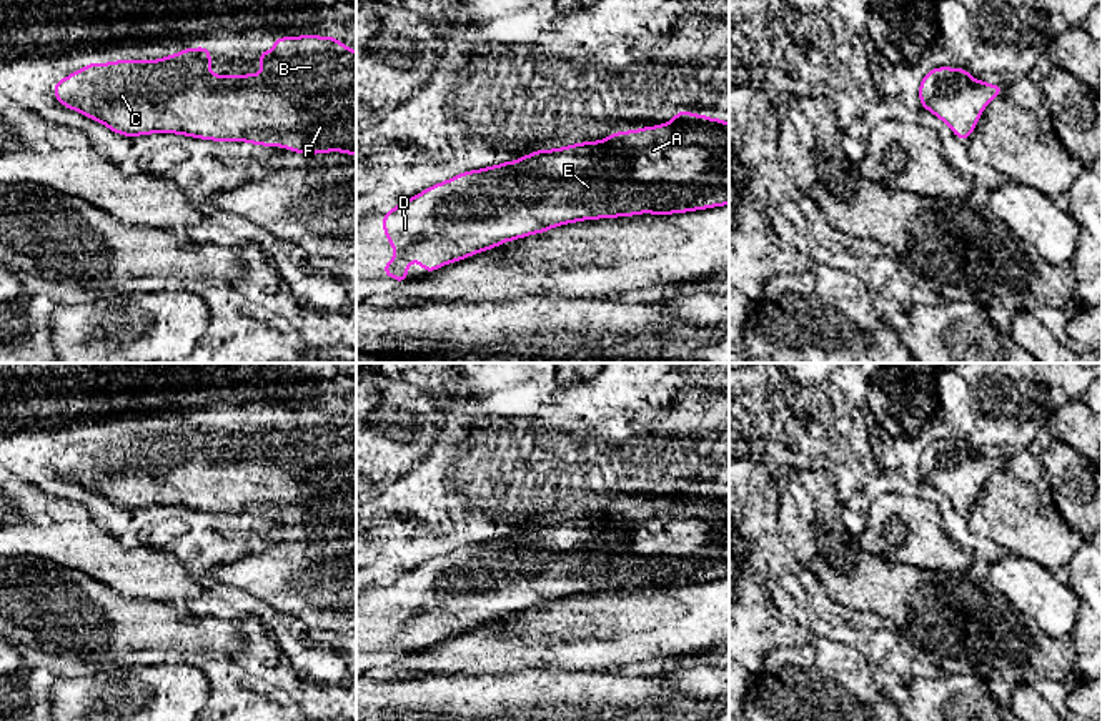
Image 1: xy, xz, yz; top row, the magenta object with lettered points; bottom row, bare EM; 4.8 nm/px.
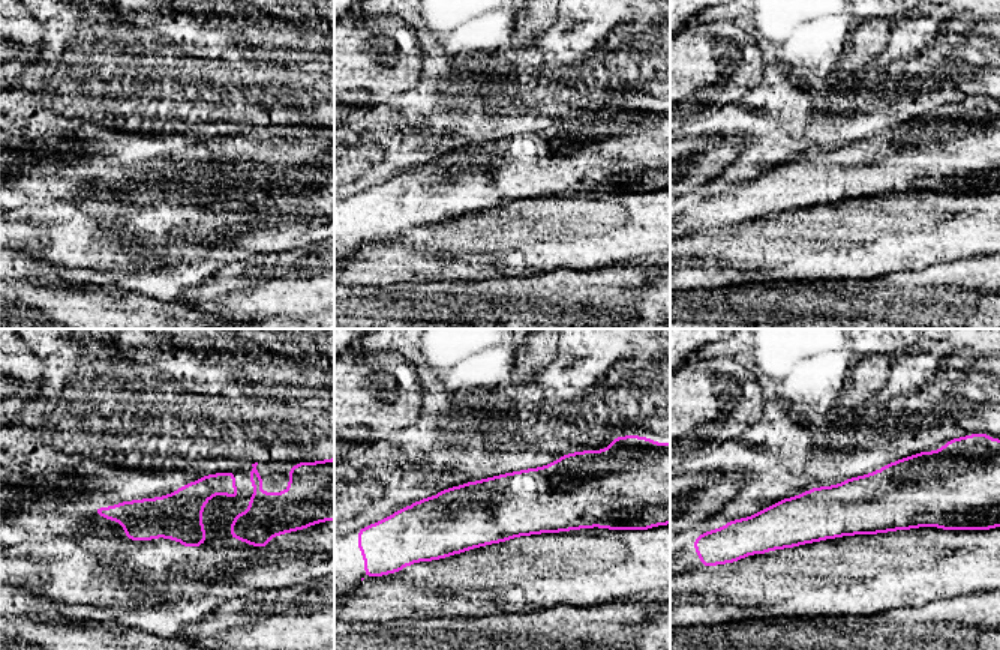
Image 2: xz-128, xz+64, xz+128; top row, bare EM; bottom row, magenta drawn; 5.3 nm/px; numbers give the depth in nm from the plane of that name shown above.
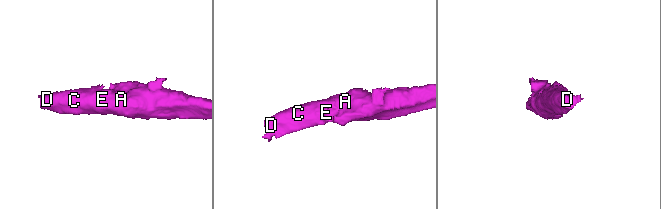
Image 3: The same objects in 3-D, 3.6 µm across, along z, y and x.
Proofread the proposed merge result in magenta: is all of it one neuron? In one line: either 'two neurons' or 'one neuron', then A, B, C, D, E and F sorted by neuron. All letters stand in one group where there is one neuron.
one neuron; groups A B C D E F

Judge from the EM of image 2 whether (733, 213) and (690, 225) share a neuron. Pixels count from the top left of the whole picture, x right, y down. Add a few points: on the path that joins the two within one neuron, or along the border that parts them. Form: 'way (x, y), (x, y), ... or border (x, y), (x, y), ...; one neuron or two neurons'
way (723, 213), (700, 215); one neuron

